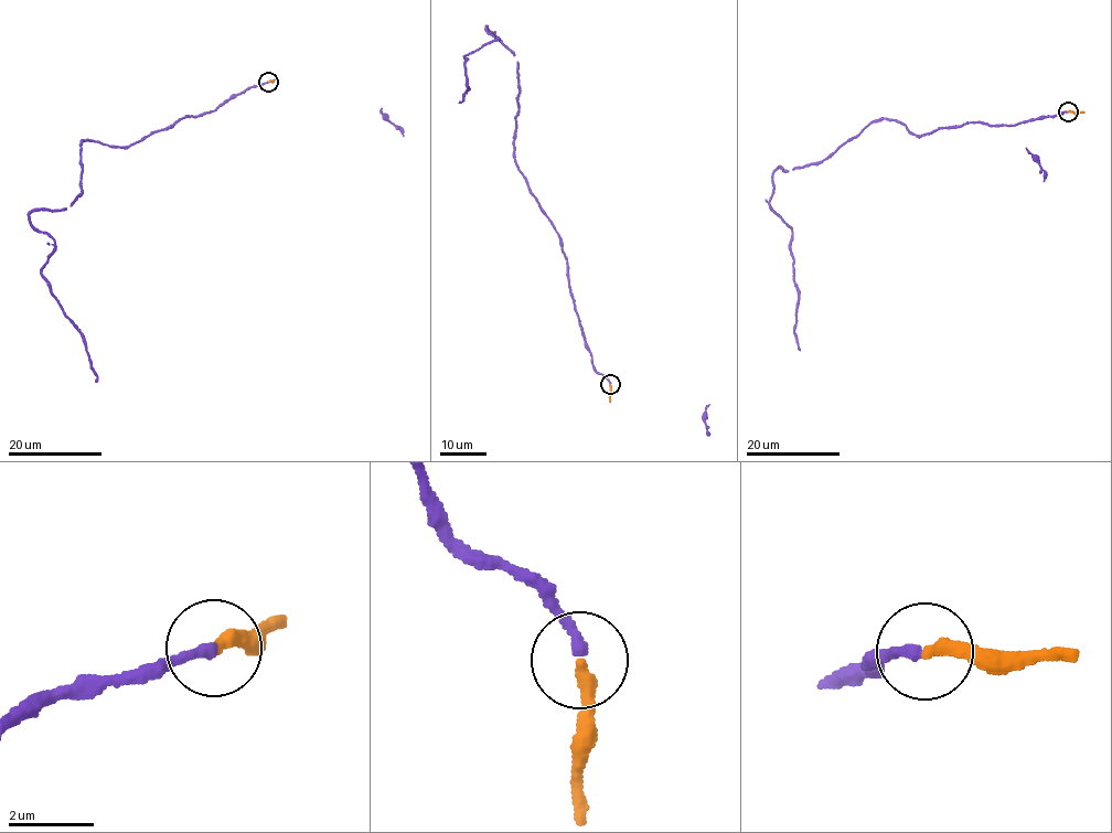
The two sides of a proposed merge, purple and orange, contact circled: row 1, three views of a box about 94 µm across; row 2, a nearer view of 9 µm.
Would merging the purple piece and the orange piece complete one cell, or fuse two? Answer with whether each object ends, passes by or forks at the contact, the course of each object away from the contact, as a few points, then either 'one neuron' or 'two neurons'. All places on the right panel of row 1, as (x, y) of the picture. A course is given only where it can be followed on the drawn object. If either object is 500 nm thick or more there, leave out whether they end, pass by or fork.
purple ends; orange ends; course purple (1067, 111), (920, 136), (880, 118), (823, 160), (778, 167), (770, 210), (791, 228), (800, 351); course orange (1067, 111), (1084, 113); one neuron

